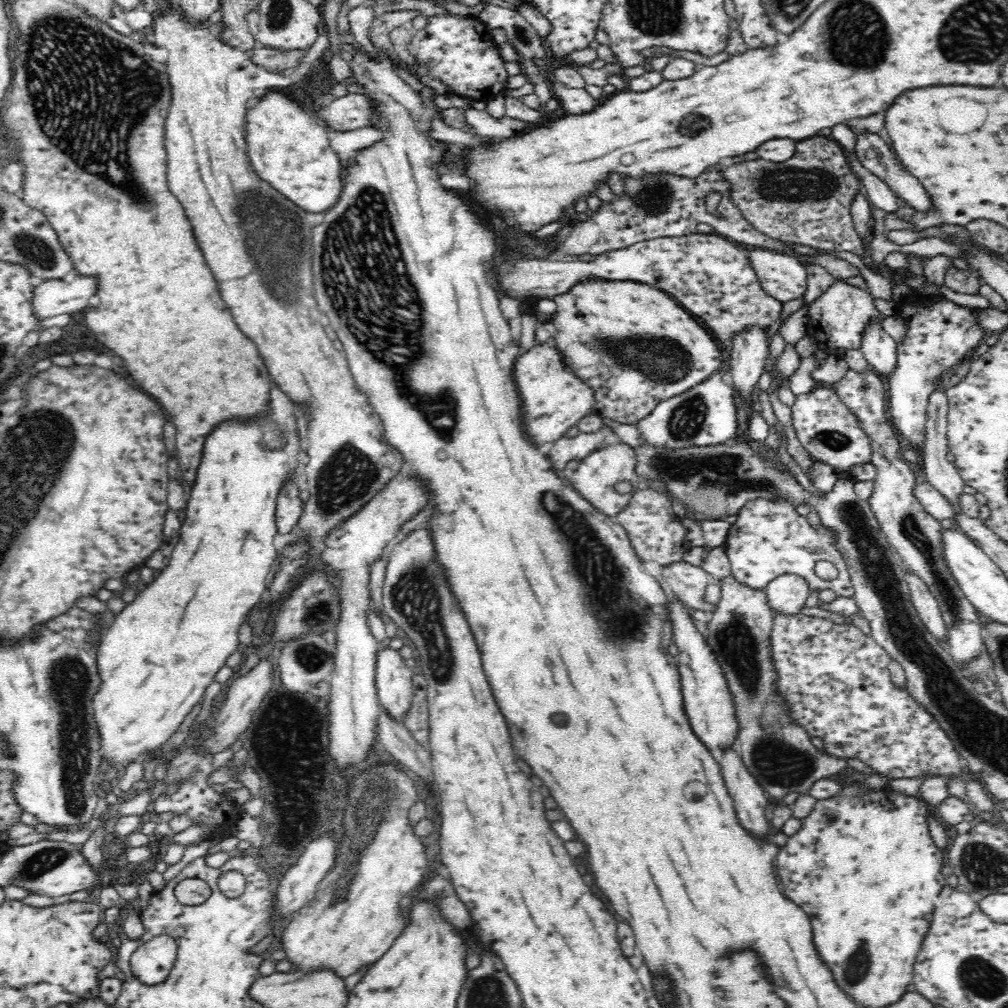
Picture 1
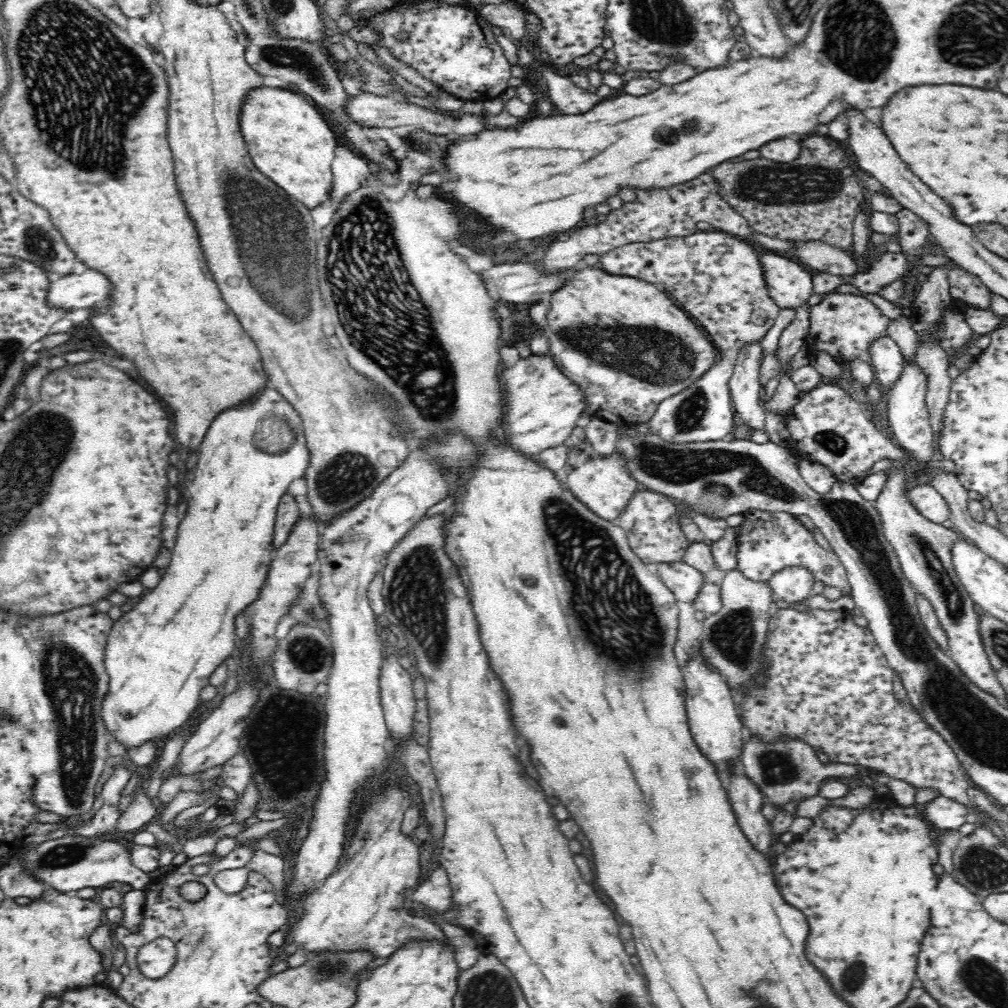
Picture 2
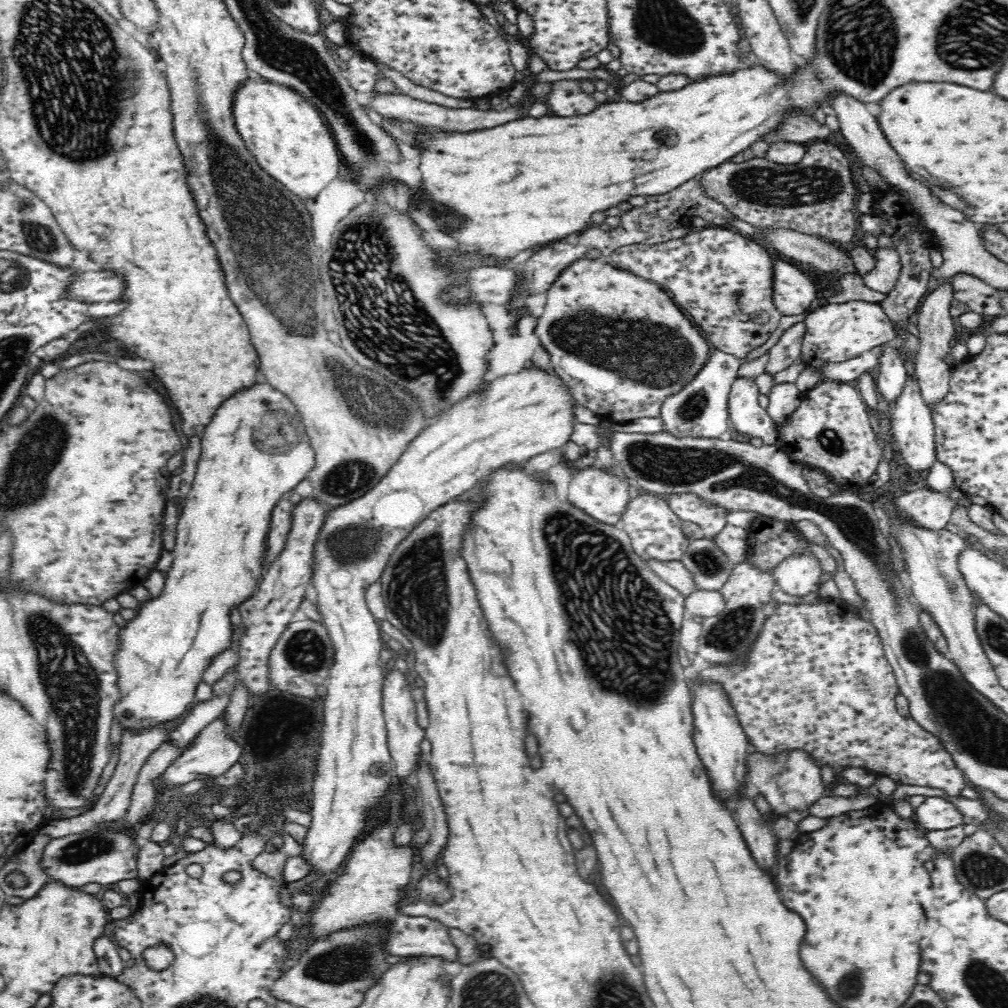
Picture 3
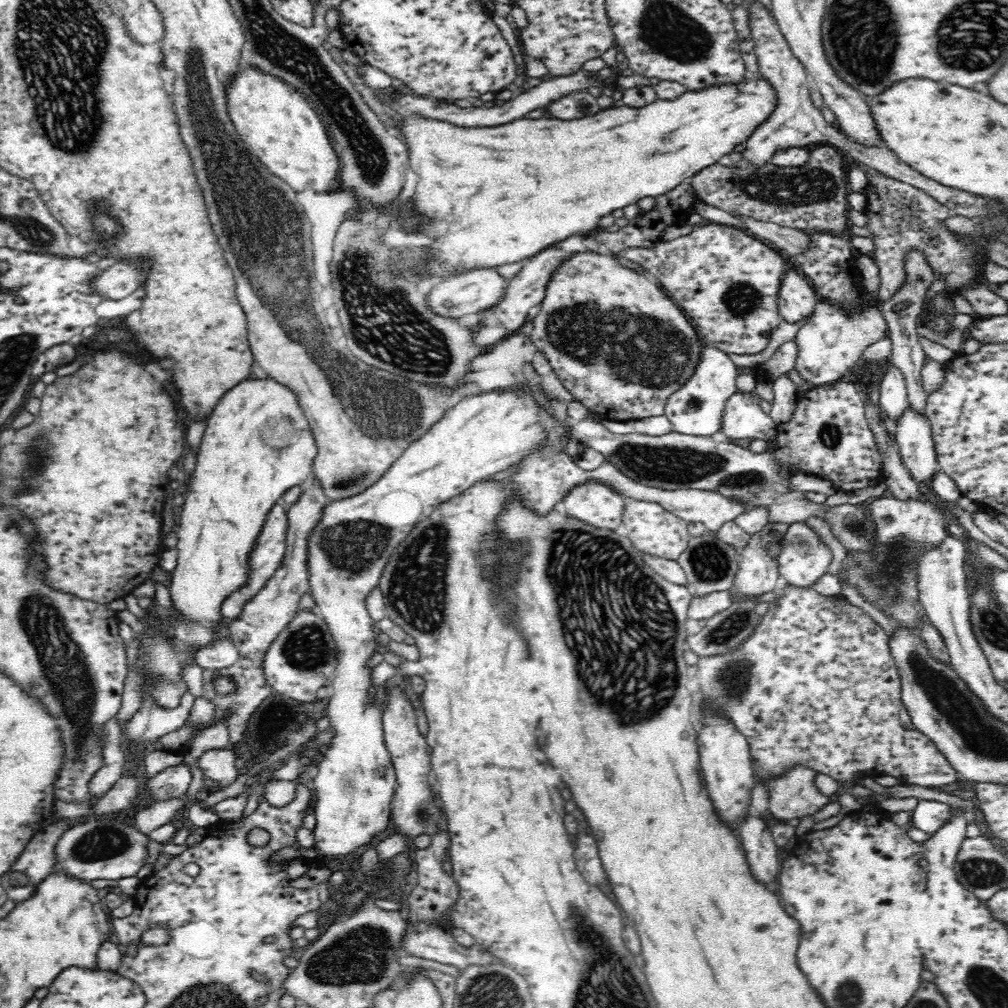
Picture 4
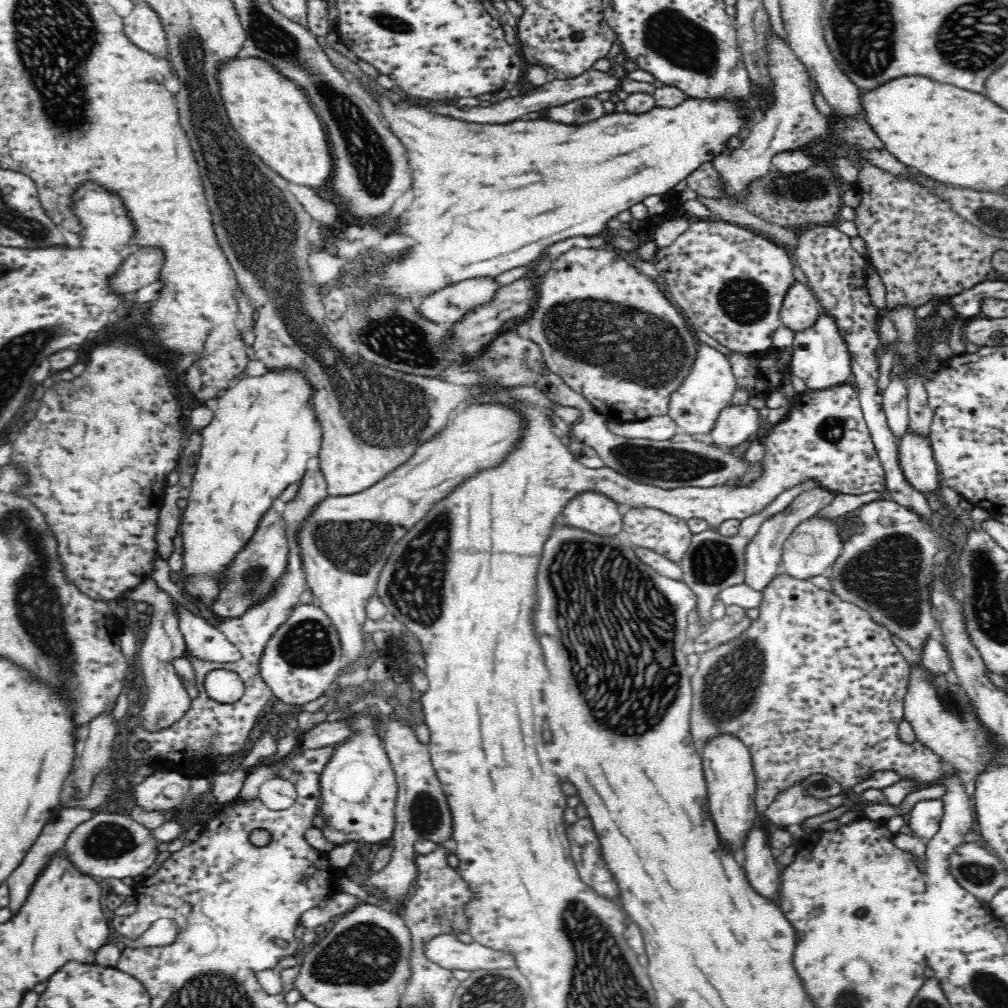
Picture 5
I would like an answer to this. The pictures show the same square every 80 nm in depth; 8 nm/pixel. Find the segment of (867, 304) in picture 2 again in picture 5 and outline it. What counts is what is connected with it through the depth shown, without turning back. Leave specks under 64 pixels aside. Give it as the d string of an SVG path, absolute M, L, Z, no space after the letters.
M821 307L816 320L794 334L791 373L802 379L810 391L842 385L850 375L853 375L852 353L844 337L846 332L840 330L840 325L836 322L838 322L836 315Z

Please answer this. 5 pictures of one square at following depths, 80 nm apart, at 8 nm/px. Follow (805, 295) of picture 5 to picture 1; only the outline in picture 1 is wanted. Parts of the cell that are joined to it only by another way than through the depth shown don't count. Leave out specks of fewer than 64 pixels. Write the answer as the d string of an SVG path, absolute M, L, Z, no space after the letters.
M752 248L747 254L748 263L766 294L783 303L804 297L806 268L796 258L764 248Z

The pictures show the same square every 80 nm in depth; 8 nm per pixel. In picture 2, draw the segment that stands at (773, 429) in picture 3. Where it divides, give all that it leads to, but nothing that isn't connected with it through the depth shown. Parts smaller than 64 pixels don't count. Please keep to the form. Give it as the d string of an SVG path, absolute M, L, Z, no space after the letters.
M755 340L742 345L737 353L734 374L729 380L734 410L748 428L766 429L764 427L766 412L760 406L758 397L764 350L760 346L760 341Z

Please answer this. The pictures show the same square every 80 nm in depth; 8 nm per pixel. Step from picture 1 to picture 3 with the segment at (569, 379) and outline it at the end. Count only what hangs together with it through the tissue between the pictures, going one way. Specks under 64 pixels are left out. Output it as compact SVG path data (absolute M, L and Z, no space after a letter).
M533 362L530 368L524 366L514 374L498 376L482 394L474 394L474 402L472 397L466 402L468 404L462 404L462 408L456 404L440 420L431 423L430 428L423 428L416 440L409 444L410 450L402 454L401 459L370 492L346 506L332 508L327 512L318 532L314 546L316 570L313 570L312 582L317 593L317 608L322 614L322 624L332 641L334 662L327 676L327 694L323 699L322 744L318 748L318 770L310 812L312 820L300 852L300 858L306 862L312 876L326 876L334 872L342 860L346 860L346 855L354 846L354 837L362 834L365 825L362 821L382 802L390 787L391 777L394 777L395 764L389 752L382 706L385 671L380 662L380 652L385 644L380 638L383 634L380 622L368 608L366 589L380 580L389 556L400 540L404 540L432 512L452 501L452 498L462 495L478 480L483 480L492 469L508 461L524 463L544 451L564 448L576 423L576 399L570 387L553 371L552 365L545 370Z

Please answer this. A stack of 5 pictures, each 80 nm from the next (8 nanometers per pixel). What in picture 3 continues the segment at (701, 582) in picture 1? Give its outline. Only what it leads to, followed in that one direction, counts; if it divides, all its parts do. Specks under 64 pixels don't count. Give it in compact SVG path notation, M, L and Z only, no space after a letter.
M648 560L646 564L664 582L673 586L684 598L696 591L696 581L692 571L689 571L682 561L672 560L662 562L660 560Z

